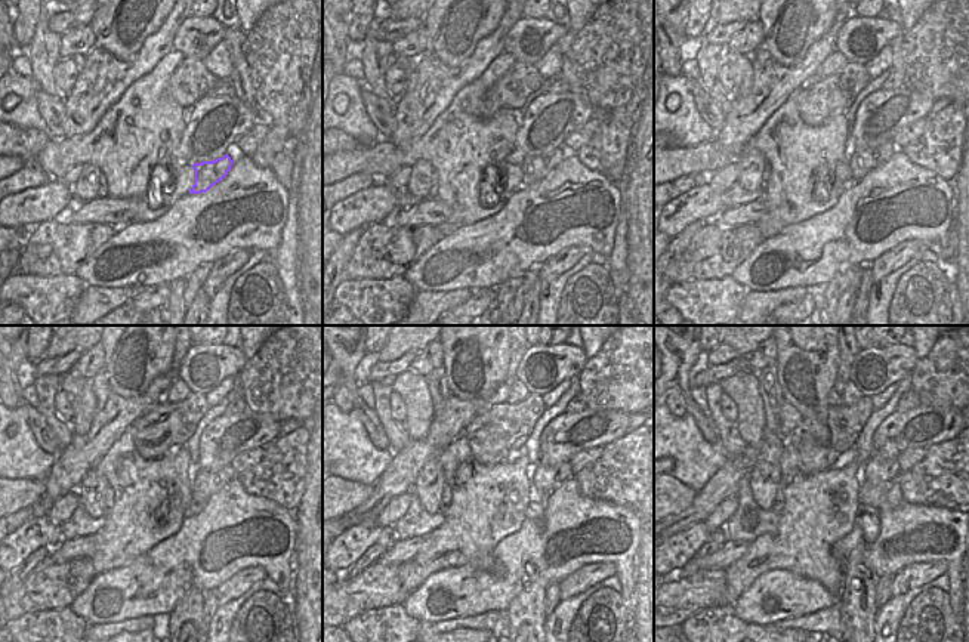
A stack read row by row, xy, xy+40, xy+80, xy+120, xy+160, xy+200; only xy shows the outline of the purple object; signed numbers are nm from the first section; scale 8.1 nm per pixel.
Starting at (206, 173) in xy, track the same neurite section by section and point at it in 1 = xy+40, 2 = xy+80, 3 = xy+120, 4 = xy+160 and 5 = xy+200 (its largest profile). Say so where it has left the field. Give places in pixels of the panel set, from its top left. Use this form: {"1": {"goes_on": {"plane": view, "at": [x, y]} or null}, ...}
{"1": {"goes_on": {"plane": "xy+40", "at": [534, 169]}}, "2": {"goes_on": {"plane": "xy+80", "at": [861, 161]}}, "3": {"goes_on": {"plane": "xy+120", "at": [206, 484]}}, "4": {"goes_on": {"plane": "xy+160", "at": [543, 478]}}, "5": {"goes_on": {"plane": "xy+200", "at": [878, 469]}}}

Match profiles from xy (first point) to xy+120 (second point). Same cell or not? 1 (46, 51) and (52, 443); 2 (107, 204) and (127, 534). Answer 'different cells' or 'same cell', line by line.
1: different cells
2: different cells

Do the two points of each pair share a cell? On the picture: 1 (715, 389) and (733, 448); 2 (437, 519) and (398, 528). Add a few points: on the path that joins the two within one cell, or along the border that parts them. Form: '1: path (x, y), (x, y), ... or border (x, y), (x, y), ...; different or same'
1: path (715, 404), (716, 416), (728, 434); same
2: path (428, 522), (416, 522), (407, 527); same

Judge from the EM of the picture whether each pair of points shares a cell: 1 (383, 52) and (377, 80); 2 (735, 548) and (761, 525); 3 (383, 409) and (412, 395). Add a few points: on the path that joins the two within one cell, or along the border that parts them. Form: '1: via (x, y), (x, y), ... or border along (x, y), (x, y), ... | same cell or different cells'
1: via (382, 59), (382, 67), (377, 73) | same cell
2: border along (727, 539), (749, 545) | different cells
3: border along (389, 380), (392, 389) | different cells

